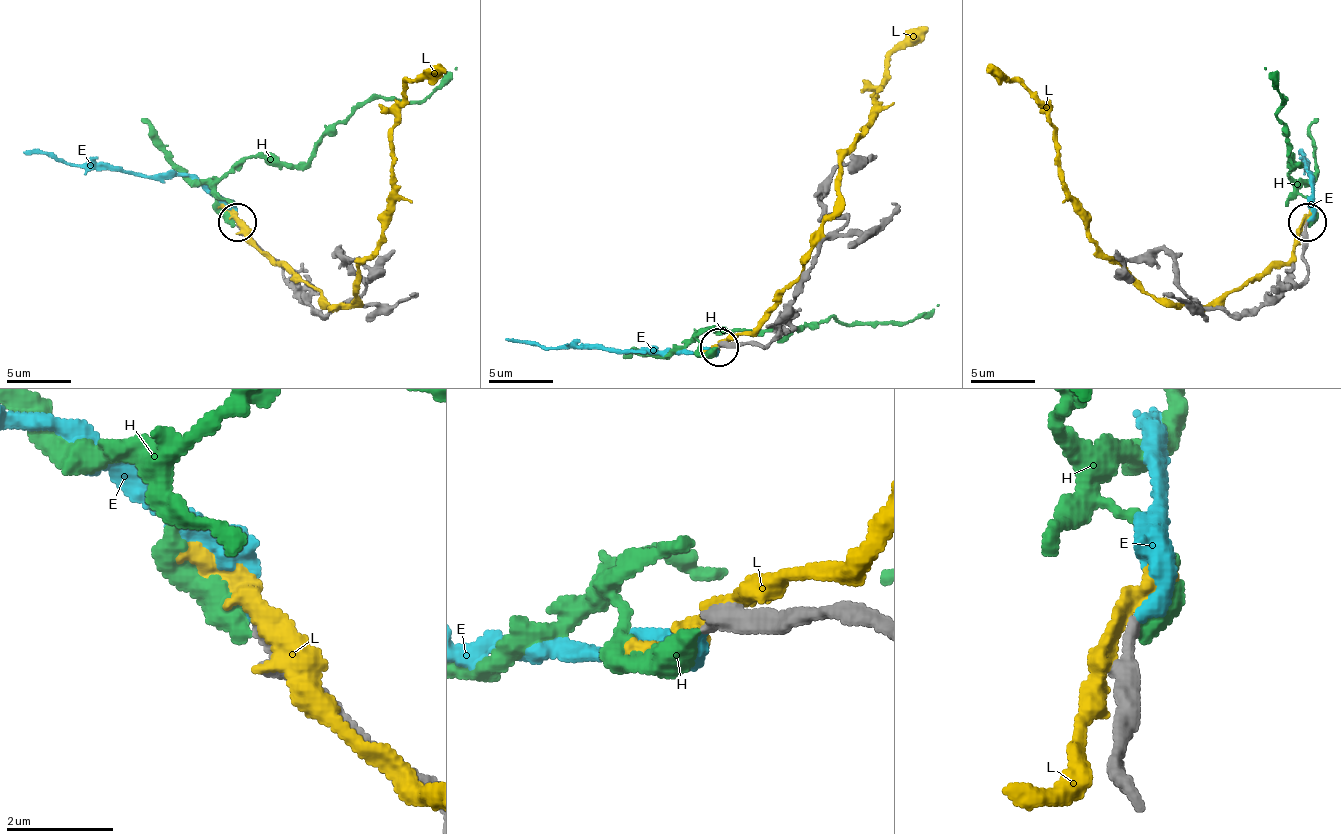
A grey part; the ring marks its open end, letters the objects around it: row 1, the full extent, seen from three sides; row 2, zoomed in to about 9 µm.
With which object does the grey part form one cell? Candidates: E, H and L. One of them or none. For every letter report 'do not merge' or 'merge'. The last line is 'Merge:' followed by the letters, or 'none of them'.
E: merge
H: do not merge
L: do not merge
Merge: E

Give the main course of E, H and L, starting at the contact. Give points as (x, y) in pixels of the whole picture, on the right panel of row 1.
E: (1306, 223), (1313, 213), (1310, 175), (1300, 152)
H: (1306, 226), (1313, 210), (1297, 184), (1290, 165), (1287, 127), (1277, 117), (1284, 101), (1265, 66)
L: (1303, 229), (1287, 261), (1204, 306), (1149, 297), (1088, 233), (1088, 213), (1063, 181), (1050, 114), (986, 69)

